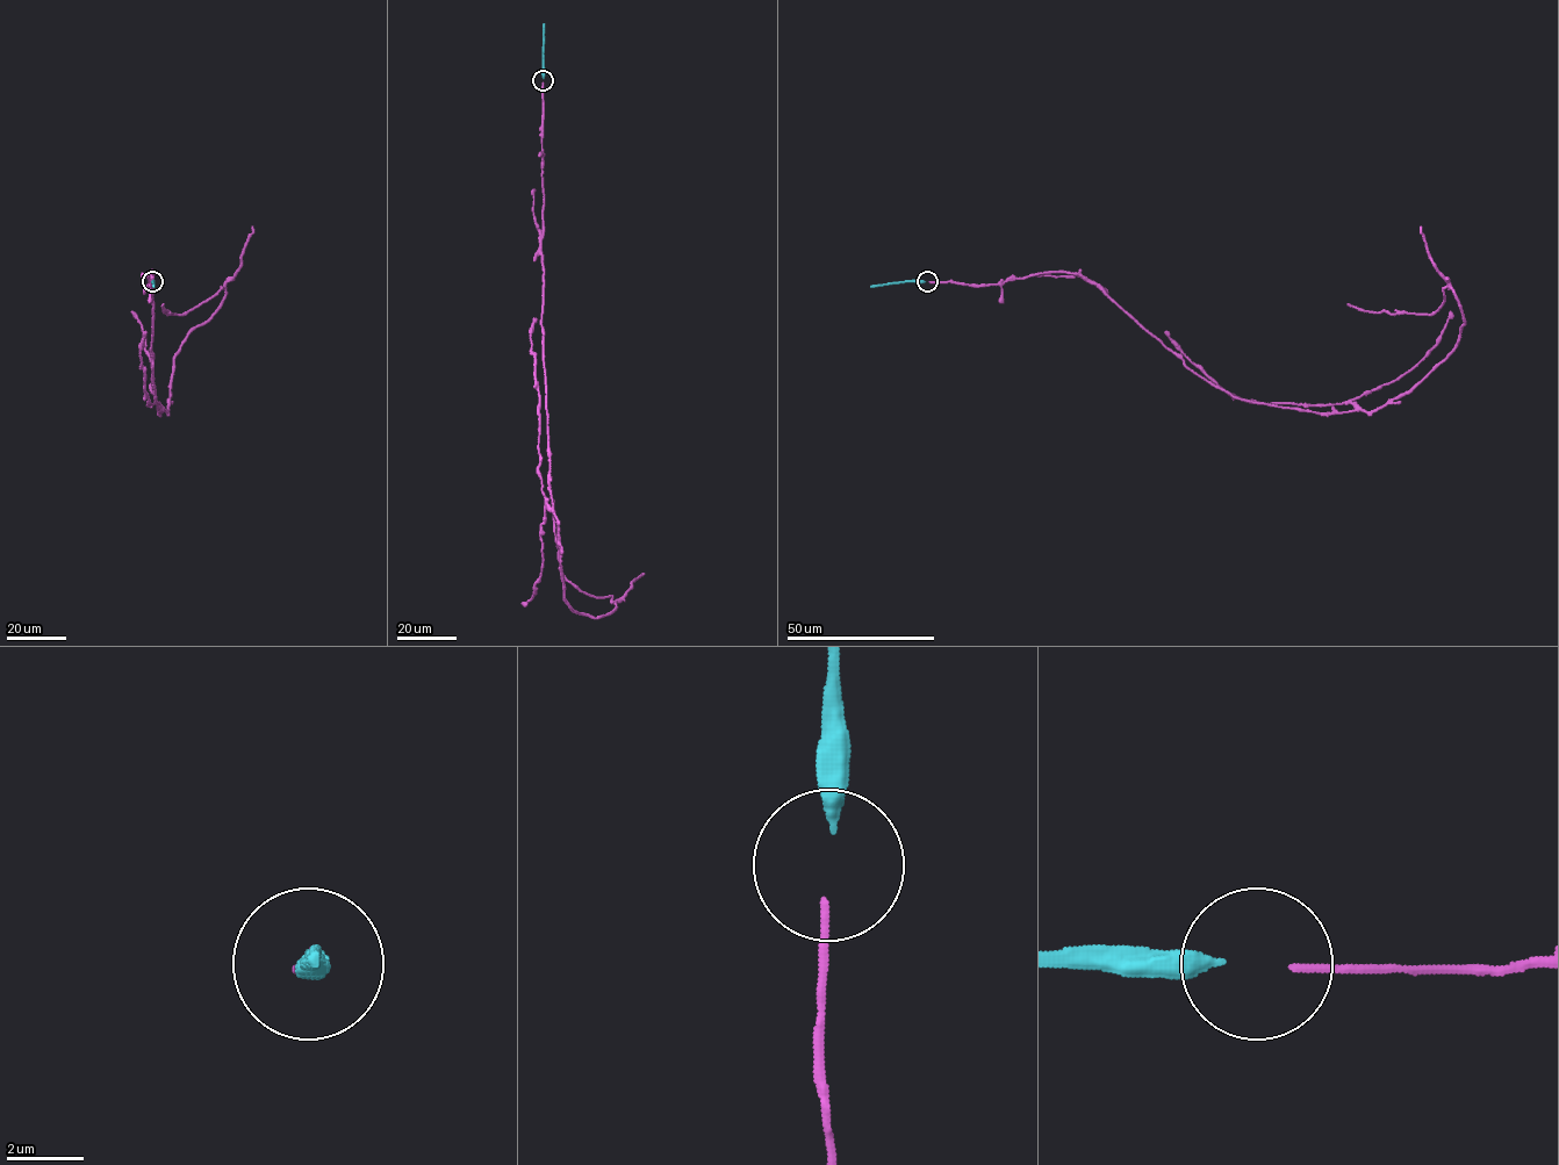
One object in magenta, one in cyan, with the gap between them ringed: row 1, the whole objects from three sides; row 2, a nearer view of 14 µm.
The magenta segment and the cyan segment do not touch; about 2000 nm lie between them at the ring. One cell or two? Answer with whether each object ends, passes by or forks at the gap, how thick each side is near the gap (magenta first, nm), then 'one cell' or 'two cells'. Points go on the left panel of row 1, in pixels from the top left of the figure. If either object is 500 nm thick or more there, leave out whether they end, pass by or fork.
magenta ends there; cyan ends there; 190 nm thick on the magenta side, 320 nm on the other; one cell

